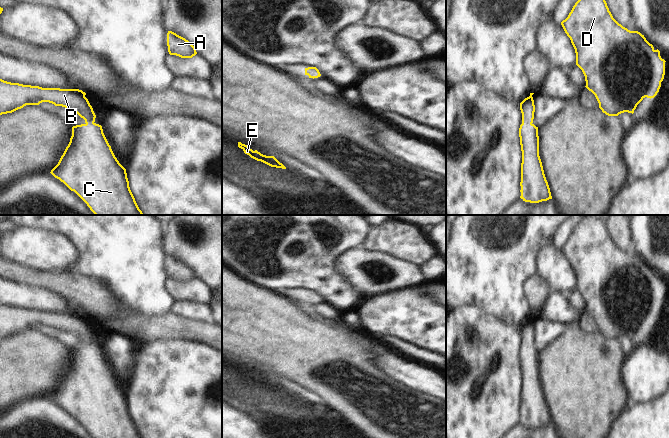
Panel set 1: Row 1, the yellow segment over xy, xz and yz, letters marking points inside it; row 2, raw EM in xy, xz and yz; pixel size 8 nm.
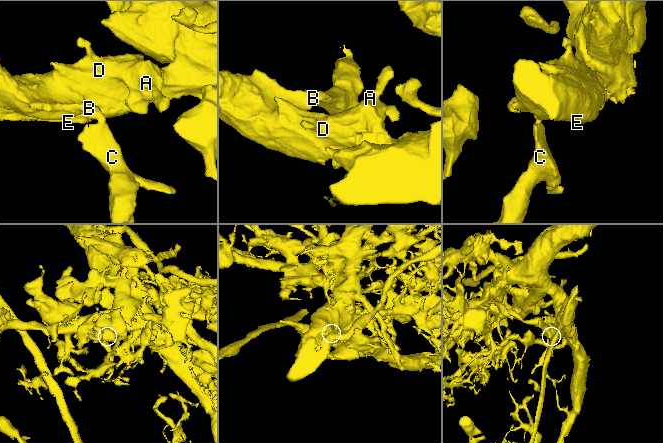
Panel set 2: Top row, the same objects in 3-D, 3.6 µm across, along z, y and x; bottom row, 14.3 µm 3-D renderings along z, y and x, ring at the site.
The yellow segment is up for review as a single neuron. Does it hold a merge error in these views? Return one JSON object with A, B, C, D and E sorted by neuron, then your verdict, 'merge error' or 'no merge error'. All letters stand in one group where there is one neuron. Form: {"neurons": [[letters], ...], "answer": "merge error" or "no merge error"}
{"neurons": [["A", "B", "C", "D", "E"]], "answer": "no merge error"}

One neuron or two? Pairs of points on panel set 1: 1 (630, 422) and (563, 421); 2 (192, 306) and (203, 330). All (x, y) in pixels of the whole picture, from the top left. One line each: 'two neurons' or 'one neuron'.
1: two neurons
2: two neurons

